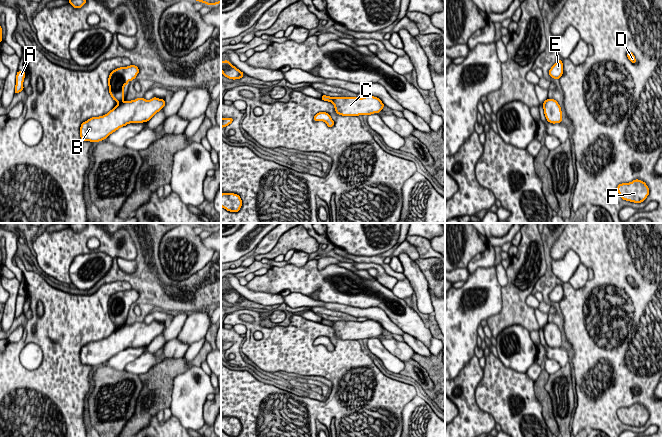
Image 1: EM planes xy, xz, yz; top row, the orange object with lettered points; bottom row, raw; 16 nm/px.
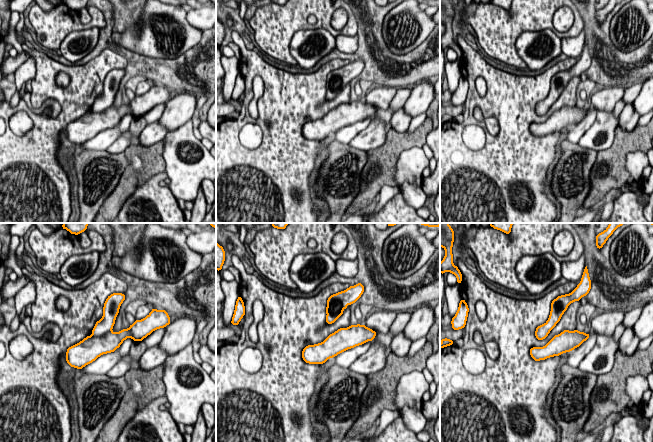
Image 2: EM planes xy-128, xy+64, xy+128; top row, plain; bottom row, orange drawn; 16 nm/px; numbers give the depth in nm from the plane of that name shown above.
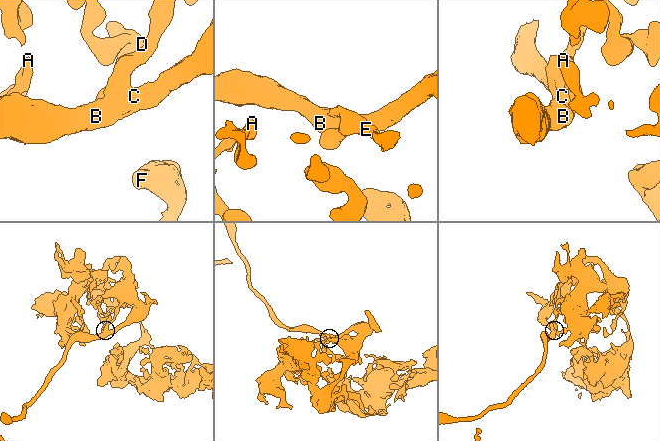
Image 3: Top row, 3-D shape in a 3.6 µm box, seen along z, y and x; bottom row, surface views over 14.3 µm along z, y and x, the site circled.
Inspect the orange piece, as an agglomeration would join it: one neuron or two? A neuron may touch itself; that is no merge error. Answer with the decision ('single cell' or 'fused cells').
single cell

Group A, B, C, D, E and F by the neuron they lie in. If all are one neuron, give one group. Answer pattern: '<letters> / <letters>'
A B C D E F

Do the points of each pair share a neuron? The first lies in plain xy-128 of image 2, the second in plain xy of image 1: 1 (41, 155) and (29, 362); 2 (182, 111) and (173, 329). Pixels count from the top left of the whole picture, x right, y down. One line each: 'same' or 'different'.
1: different
2: different

